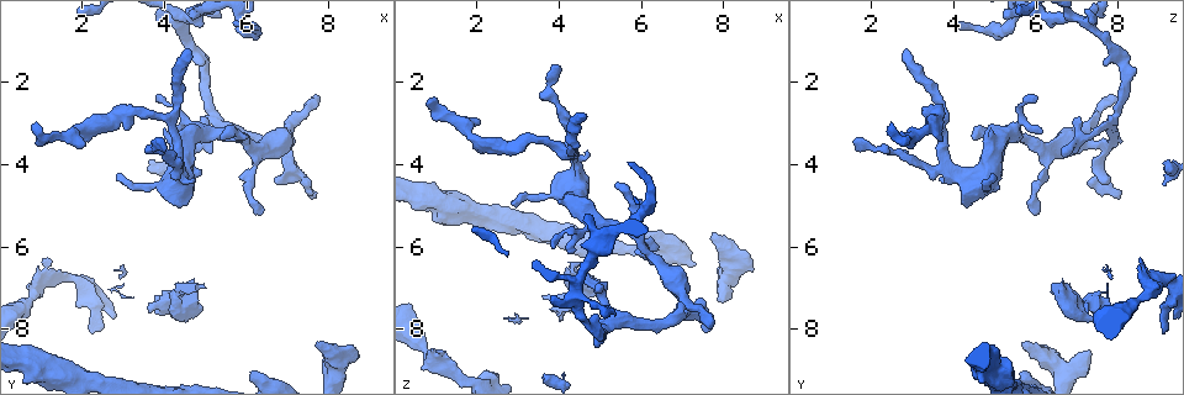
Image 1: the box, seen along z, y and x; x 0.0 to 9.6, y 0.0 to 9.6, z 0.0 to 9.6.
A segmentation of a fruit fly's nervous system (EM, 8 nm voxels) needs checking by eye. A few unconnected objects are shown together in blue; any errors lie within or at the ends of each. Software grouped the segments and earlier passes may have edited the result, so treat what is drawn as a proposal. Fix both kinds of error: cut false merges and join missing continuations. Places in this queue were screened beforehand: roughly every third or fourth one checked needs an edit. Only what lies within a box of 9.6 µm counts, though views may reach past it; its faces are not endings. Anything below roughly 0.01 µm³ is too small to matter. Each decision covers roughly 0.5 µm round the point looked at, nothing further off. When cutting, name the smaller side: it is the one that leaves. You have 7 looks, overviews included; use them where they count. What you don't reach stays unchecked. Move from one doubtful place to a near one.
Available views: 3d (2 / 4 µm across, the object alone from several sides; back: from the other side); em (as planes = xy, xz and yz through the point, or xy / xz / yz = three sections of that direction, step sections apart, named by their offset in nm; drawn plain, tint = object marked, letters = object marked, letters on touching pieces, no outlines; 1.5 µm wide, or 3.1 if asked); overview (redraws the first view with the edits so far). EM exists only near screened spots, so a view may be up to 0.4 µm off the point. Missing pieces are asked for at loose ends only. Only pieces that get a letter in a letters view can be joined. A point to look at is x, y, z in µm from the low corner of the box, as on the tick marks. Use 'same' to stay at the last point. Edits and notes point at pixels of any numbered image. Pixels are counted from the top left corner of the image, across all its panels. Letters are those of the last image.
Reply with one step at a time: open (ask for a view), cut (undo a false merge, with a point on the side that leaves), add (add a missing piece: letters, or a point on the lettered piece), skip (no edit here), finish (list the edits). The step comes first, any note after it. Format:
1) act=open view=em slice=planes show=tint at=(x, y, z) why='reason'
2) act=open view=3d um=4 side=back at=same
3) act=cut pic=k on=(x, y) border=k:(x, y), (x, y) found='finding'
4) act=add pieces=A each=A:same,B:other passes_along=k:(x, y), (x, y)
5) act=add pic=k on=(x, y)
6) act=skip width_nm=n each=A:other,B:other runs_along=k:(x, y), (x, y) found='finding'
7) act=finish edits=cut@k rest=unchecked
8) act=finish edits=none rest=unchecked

act=open view=em slice=xy step=4 show=letters at=(6.35, 5.20, 6.10) why='thin end'

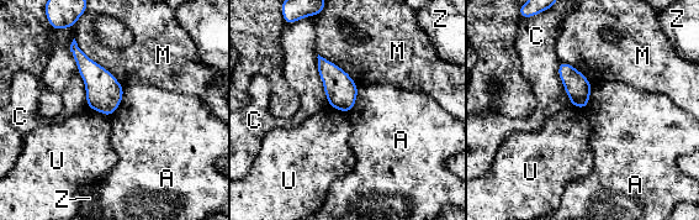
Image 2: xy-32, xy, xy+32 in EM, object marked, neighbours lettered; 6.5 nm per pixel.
act=open view=em slice=planes show=letters at=same why='another direction'

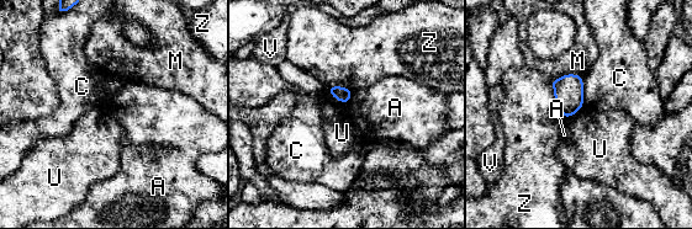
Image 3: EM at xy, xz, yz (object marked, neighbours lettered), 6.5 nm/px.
act=skip width_nm=100 each=A:other,C:other,M:other,U:other,V:other,Z:other border=3:(326, 91), (347, 105) found='no lettered piece goes on from it'

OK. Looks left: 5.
act=open view=em slice=planes show=tint at=(6.75, 4.40, 7.70) why='an open end'

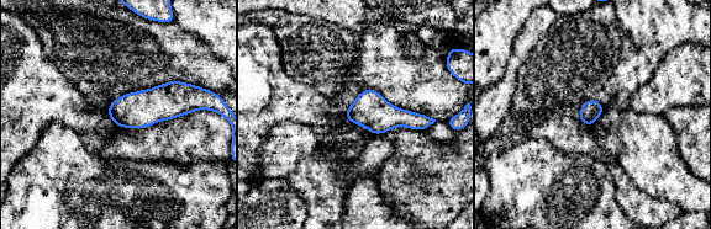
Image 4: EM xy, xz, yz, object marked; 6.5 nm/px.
act=open view=em slice=planes show=letters at=same

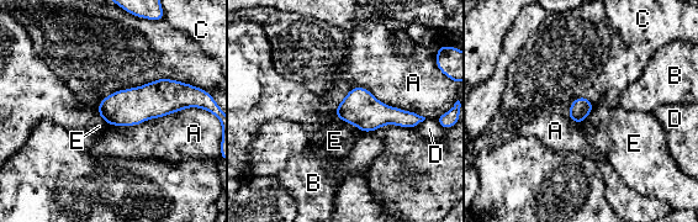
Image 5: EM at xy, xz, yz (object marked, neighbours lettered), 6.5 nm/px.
act=skip each=A:other,B:other,C:other,D:other,E:other found='no lettered piece goes on from it'

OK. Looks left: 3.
act=open view=3d um=4 at=(0.90, 2.95, 2.50) why='end of a long branch'

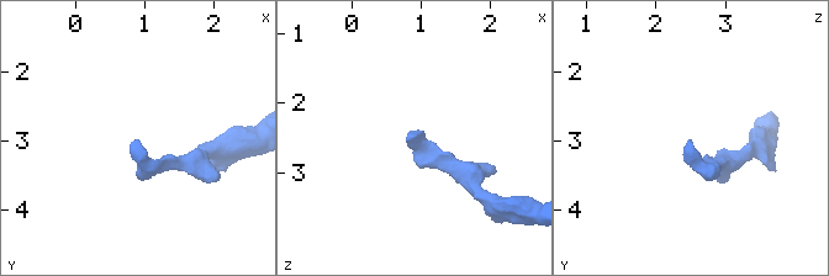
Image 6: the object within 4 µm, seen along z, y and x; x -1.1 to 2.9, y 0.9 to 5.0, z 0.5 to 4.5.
act=open view=em slice=planes show=letters at=(0.90, 3.00, 2.55) why='shape alone is not enough'

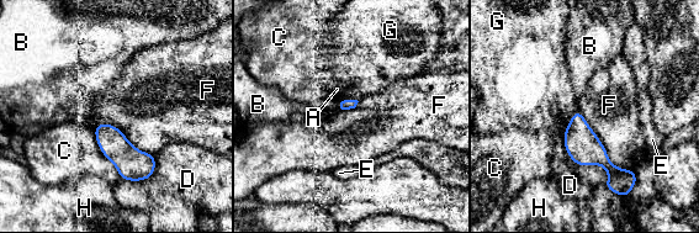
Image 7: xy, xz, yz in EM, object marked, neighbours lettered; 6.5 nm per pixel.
act=skip each=A:other,B:other,C:other,D:other,E:other,F:other,G:other,H:other border=7:(577, 109), (608, 159), (633, 170) found='none of them fits'

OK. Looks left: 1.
act=finish edits=none rest=unchecked

